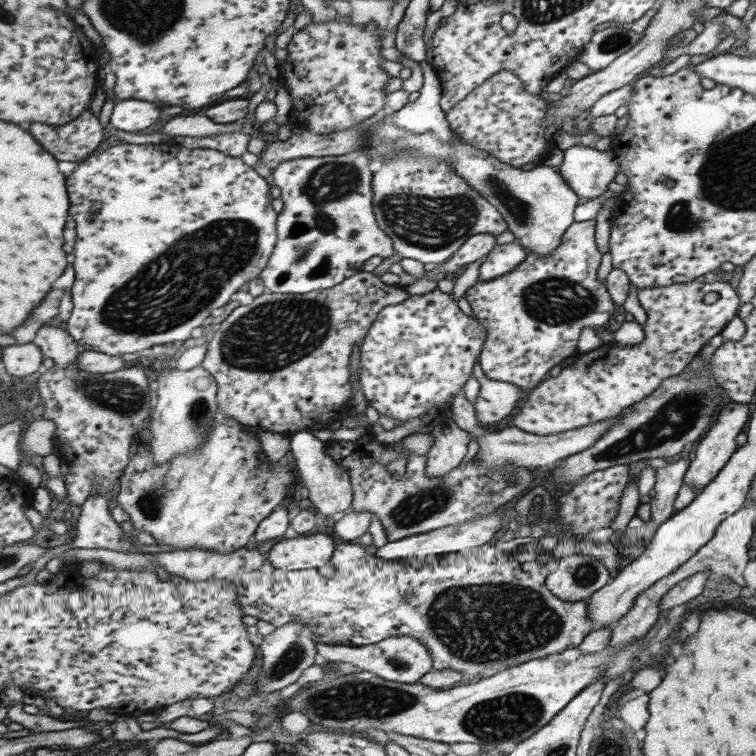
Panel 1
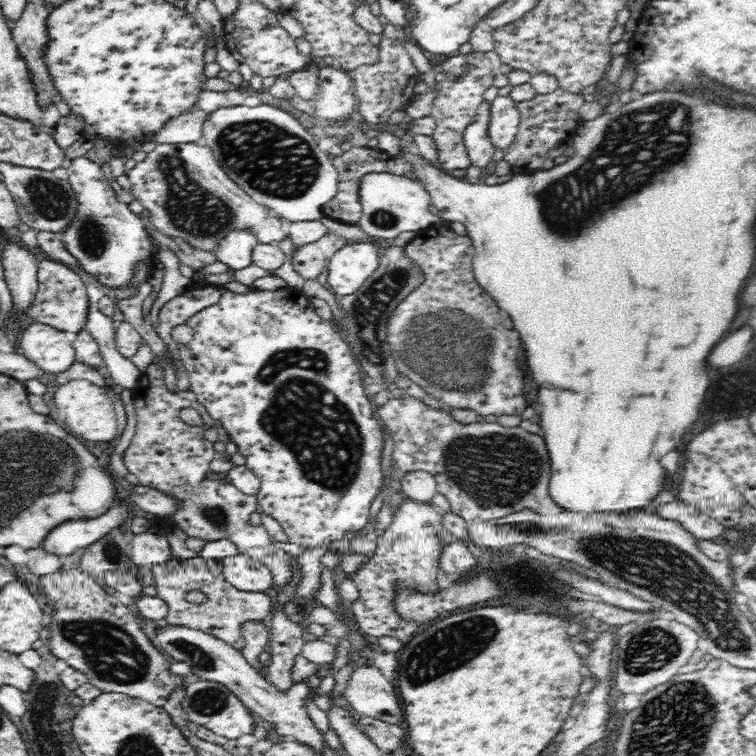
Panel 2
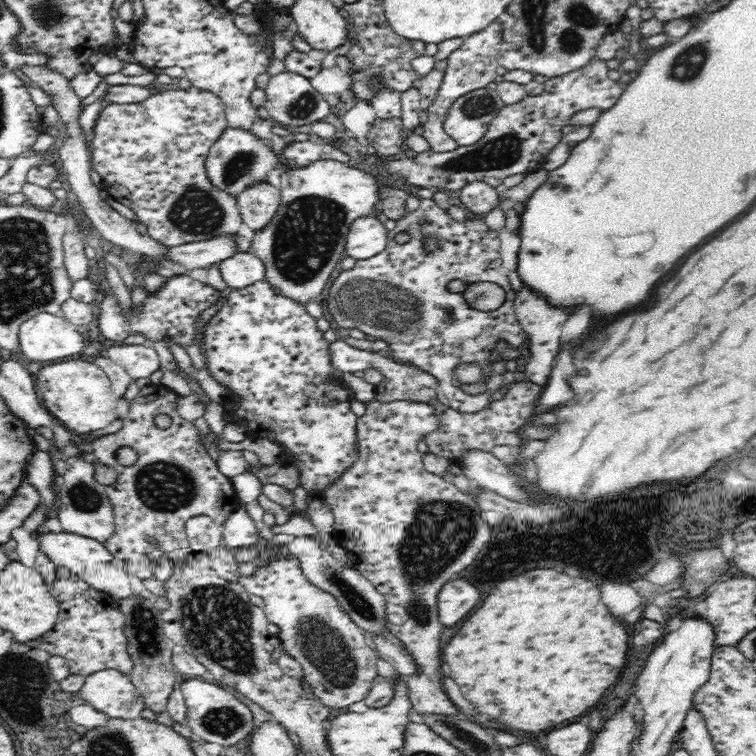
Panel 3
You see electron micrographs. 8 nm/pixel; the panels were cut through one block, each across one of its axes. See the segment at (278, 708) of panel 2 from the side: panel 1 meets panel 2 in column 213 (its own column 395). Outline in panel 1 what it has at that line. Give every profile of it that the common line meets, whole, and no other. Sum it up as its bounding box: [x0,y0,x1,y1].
[316,636,432,684]

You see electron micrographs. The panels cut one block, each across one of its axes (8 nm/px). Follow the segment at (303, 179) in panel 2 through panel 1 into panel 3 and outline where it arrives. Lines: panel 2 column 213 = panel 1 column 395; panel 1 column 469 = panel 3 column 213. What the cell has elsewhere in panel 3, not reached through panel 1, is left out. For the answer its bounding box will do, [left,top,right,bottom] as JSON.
[205,127,279,198]

